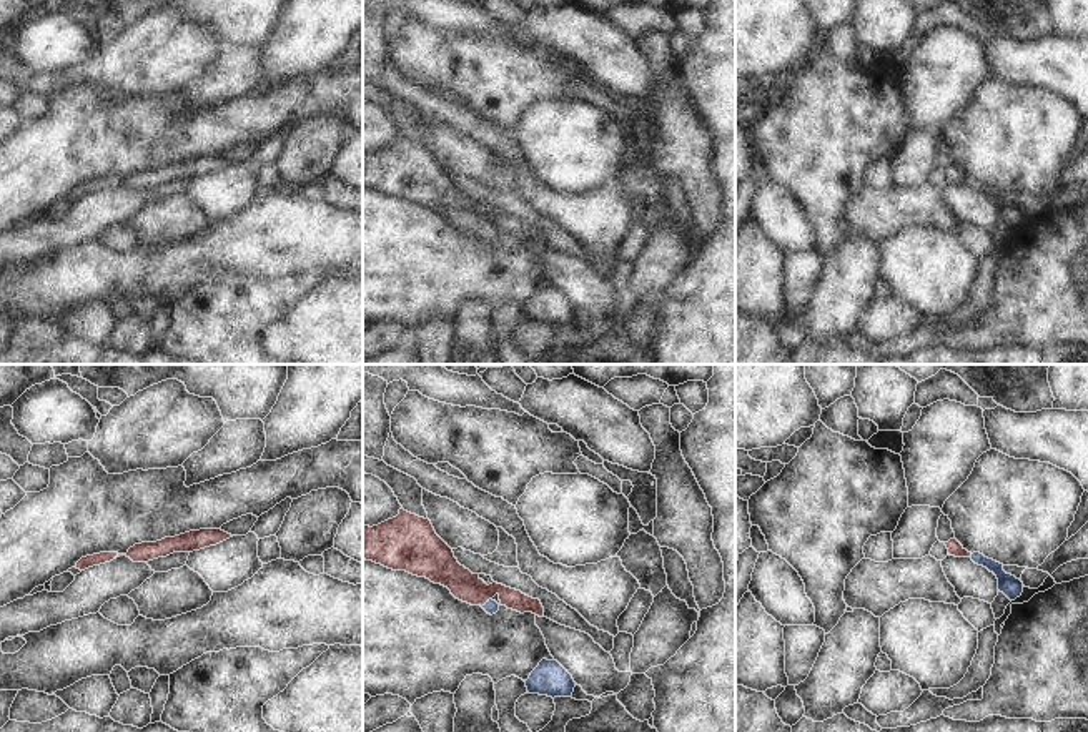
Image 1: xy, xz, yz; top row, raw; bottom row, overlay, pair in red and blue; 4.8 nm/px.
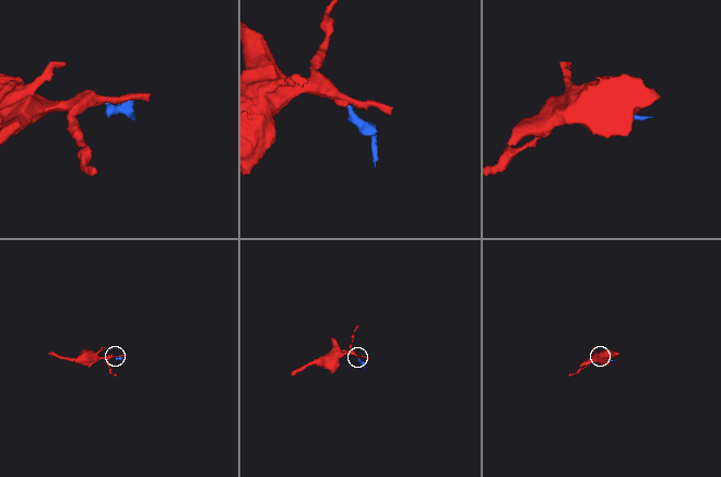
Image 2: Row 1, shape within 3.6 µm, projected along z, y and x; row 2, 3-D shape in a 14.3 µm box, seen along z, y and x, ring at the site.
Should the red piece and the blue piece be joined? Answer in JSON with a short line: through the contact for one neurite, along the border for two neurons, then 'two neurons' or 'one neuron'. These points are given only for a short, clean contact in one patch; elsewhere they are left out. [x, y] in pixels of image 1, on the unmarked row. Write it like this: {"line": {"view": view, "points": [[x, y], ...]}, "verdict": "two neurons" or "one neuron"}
{"line": {"view": "xz", "points": [[491, 225], [481, 233]]}, "verdict": "two neurons"}

